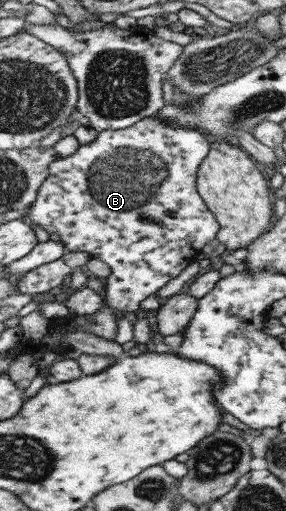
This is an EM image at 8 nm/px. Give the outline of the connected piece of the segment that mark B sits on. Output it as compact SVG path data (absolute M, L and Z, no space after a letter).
M157 115L141 120L138 124L131 126L131 128L101 131L90 144L81 145L71 156L67 156L67 158L59 157L55 162L51 163L50 175L43 181L37 200L22 219L29 226L39 226L49 234L52 232L57 233L69 251L83 251L105 262L112 272L103 288L105 304L117 310L120 314L130 317L131 312L137 312L141 308L143 300L147 300L151 294L155 294L157 290L167 286L187 266L191 266L193 262L197 261L201 257L203 246L207 246L211 240L218 238L219 231L222 230L222 226L214 216L214 212L198 191L199 167L202 166L202 163L209 156L209 152L211 152L211 141L212 139L209 135L202 133L199 129L173 128L167 122L161 122Z

